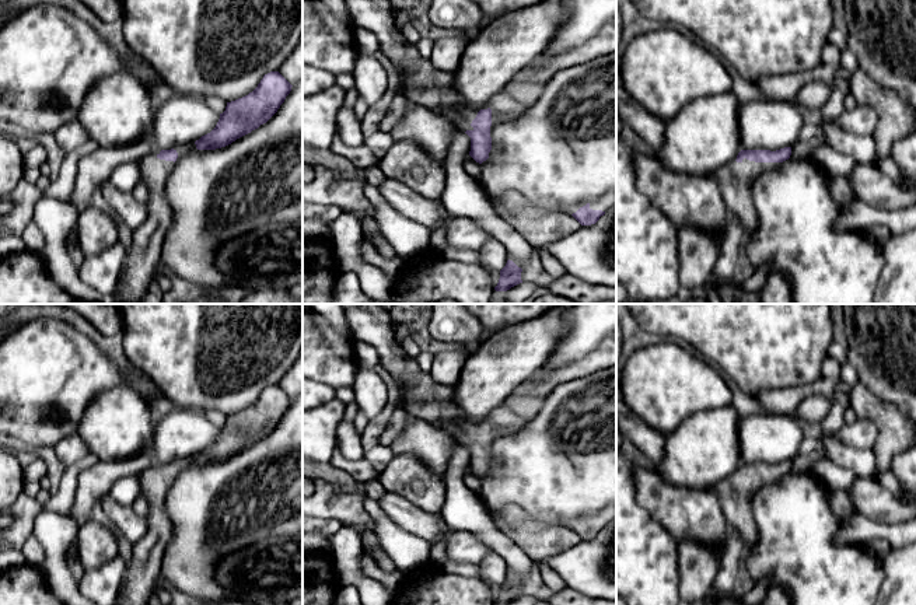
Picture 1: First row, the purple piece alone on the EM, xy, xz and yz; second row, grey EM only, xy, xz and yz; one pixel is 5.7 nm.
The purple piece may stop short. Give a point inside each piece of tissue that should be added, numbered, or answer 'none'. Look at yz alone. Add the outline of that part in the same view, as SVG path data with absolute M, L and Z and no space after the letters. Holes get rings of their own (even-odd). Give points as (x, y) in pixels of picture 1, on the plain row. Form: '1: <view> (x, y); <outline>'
1: yz (736, 493); M737 469L716 485L721 510L730 528L735 528L745 542L747 552L758 541L758 529L752 517L752 496L765 485L779 480L782 476L755 476L744 472L737 476Z

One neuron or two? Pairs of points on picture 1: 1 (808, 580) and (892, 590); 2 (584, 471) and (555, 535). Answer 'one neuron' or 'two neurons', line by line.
1: two neurons
2: two neurons

